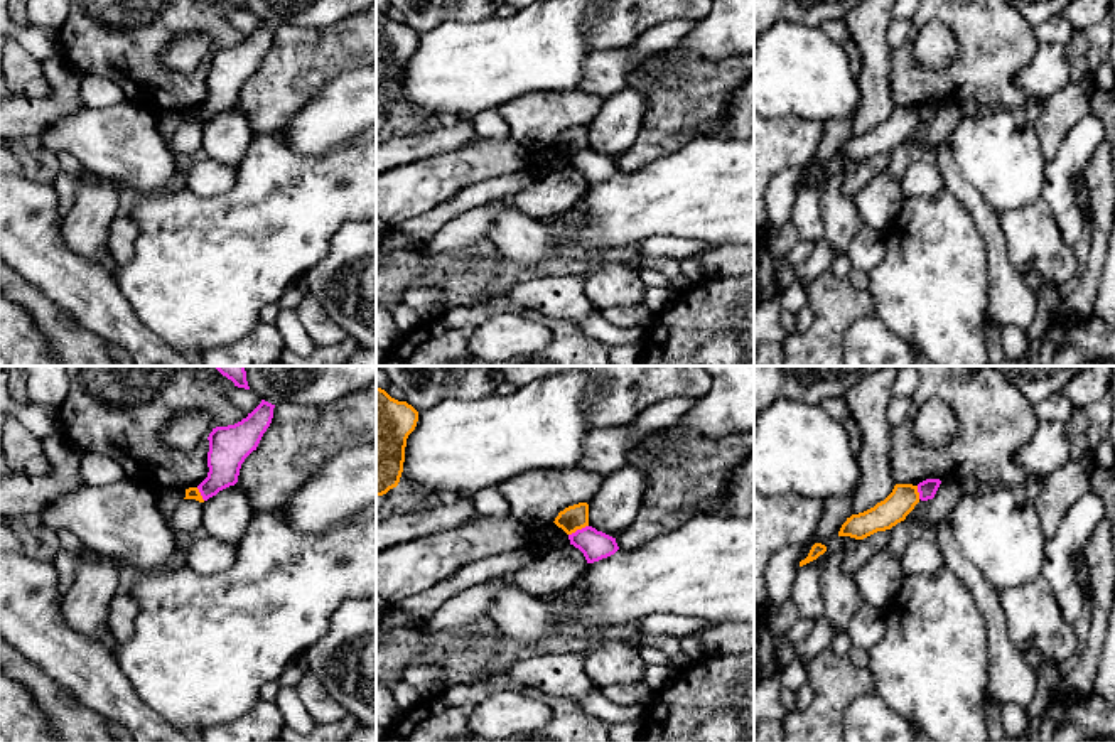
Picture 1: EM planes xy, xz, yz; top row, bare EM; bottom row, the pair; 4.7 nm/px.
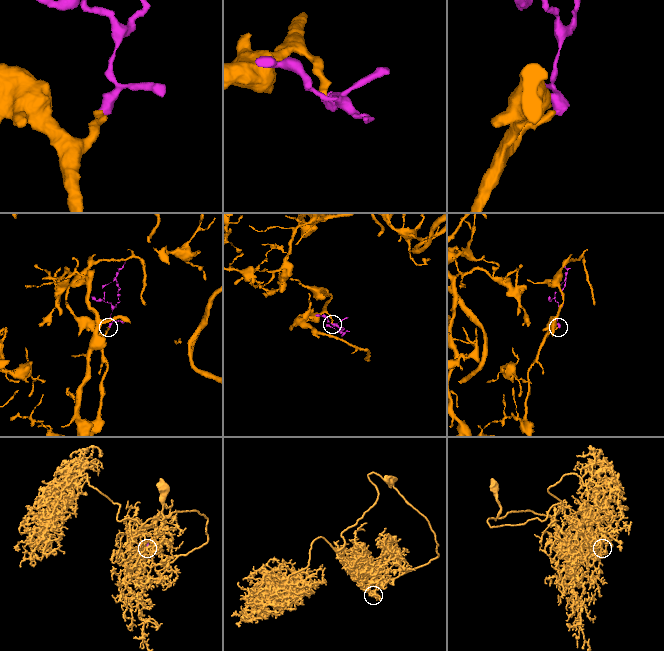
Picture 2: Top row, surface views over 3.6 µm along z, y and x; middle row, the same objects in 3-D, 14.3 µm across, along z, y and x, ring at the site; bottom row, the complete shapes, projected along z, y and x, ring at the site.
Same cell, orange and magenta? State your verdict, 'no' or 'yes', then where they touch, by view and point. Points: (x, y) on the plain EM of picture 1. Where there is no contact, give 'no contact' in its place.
no | xz (577, 150)

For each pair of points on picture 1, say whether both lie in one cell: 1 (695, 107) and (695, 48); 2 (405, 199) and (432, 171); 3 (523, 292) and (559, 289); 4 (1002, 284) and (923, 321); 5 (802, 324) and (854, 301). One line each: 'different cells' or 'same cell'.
1: different cells
2: same cell
3: same cell
4: different cells
5: different cells

